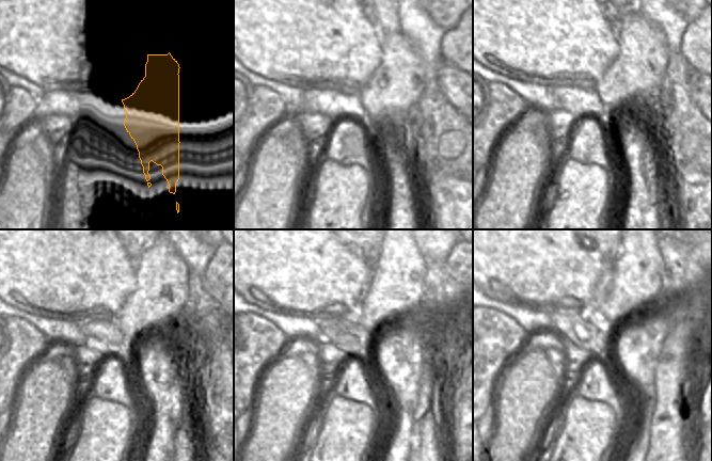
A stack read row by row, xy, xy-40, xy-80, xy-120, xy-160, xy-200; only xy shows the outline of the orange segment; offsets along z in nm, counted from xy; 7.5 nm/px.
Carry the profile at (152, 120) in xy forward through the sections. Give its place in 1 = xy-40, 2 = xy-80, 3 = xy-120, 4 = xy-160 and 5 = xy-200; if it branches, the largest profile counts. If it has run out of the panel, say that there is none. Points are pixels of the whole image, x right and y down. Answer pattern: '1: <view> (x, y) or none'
1: xy-40 (390, 96)
2: xy-80 (630, 88)
3: xy-120 (156, 307)
4: xy-160 (395, 296)
5: xy-200 (637, 271)

